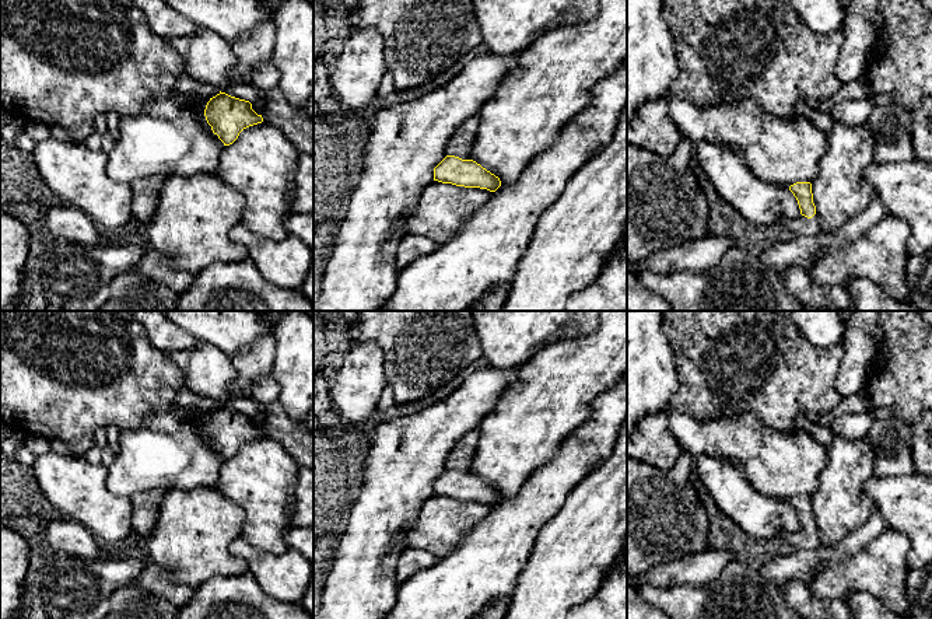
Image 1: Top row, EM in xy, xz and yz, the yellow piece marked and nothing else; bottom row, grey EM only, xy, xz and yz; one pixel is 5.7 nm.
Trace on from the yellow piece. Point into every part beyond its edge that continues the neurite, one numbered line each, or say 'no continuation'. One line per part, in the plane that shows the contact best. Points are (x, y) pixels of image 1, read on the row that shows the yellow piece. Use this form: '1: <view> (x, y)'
1: yz (787, 226)

